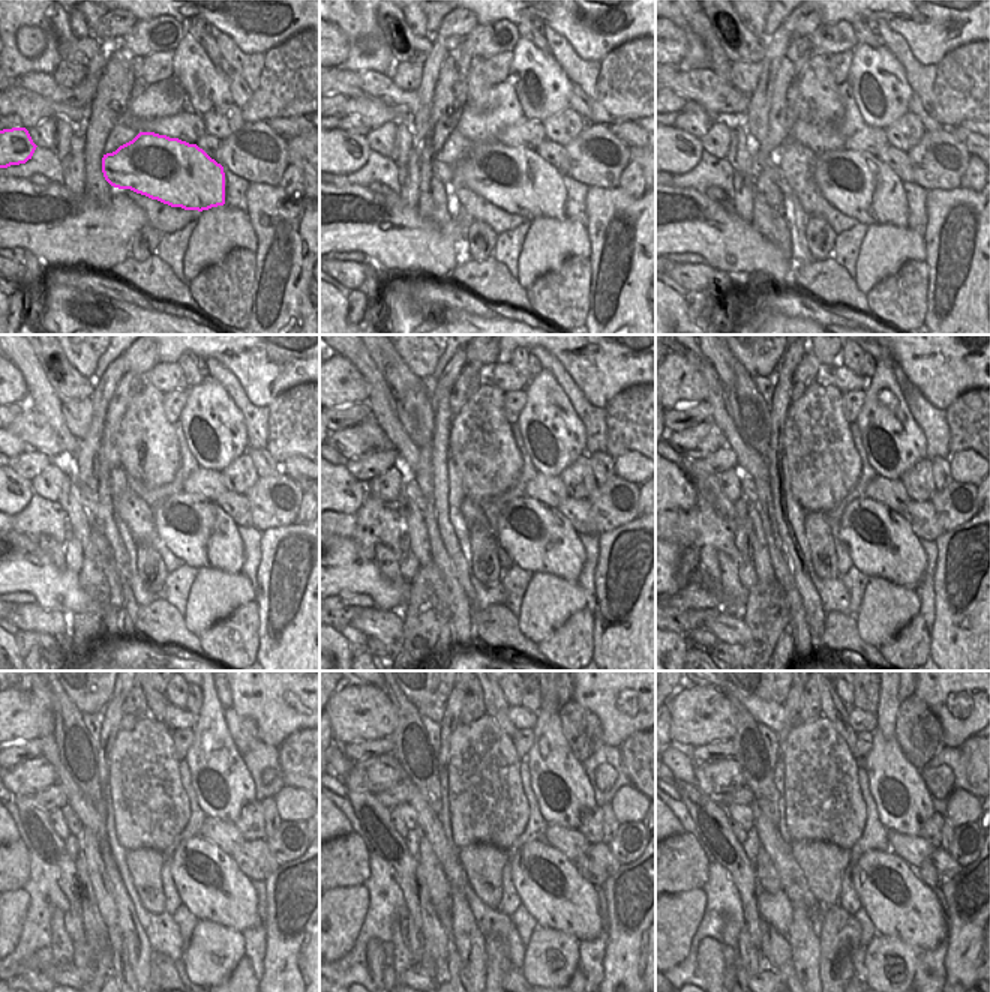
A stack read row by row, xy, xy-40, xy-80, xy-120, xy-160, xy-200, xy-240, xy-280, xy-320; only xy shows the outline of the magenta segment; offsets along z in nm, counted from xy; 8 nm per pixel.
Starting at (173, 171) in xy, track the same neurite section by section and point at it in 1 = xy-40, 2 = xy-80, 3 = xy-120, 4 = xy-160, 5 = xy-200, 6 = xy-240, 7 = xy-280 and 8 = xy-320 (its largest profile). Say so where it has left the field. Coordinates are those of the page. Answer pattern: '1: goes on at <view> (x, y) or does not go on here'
1: goes on at xy-40 (516, 179)
2: goes on at xy-80 (857, 183)
3: goes on at xy-120 (194, 529)
4: goes on at xy-160 (537, 538)
5: goes on at xy-200 (881, 544)
6: goes on at xy-240 (212, 886)
7: goes on at xy-280 (551, 889)
8: goes on at xy-320 (900, 905)

